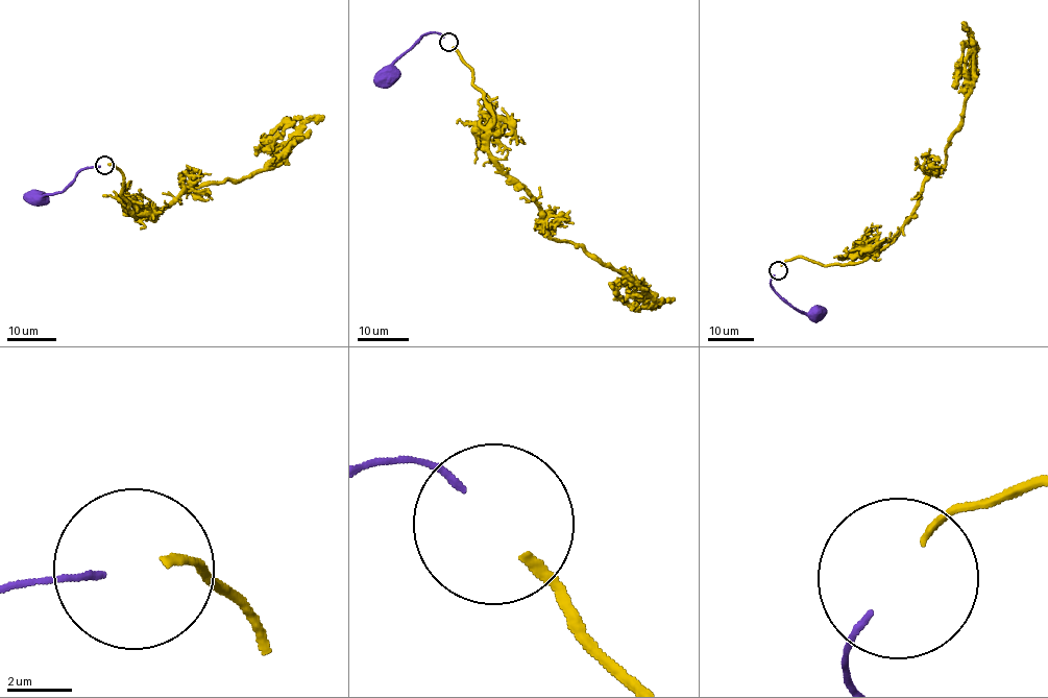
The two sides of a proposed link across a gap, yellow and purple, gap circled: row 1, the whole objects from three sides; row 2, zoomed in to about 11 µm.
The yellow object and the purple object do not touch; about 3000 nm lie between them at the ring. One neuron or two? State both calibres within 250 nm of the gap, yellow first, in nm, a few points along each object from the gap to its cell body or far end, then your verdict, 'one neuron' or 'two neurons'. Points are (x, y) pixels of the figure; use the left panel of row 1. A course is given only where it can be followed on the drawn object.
280 nm thick on the yellow side, 200 nm on the other; yellow runs (107, 164), (121, 172), (135, 218), (184, 189), (248, 177), (295, 129), (288, 123), (262, 150); purple runs (100, 167), (84, 167), (62, 191), (35, 195); two neurons

